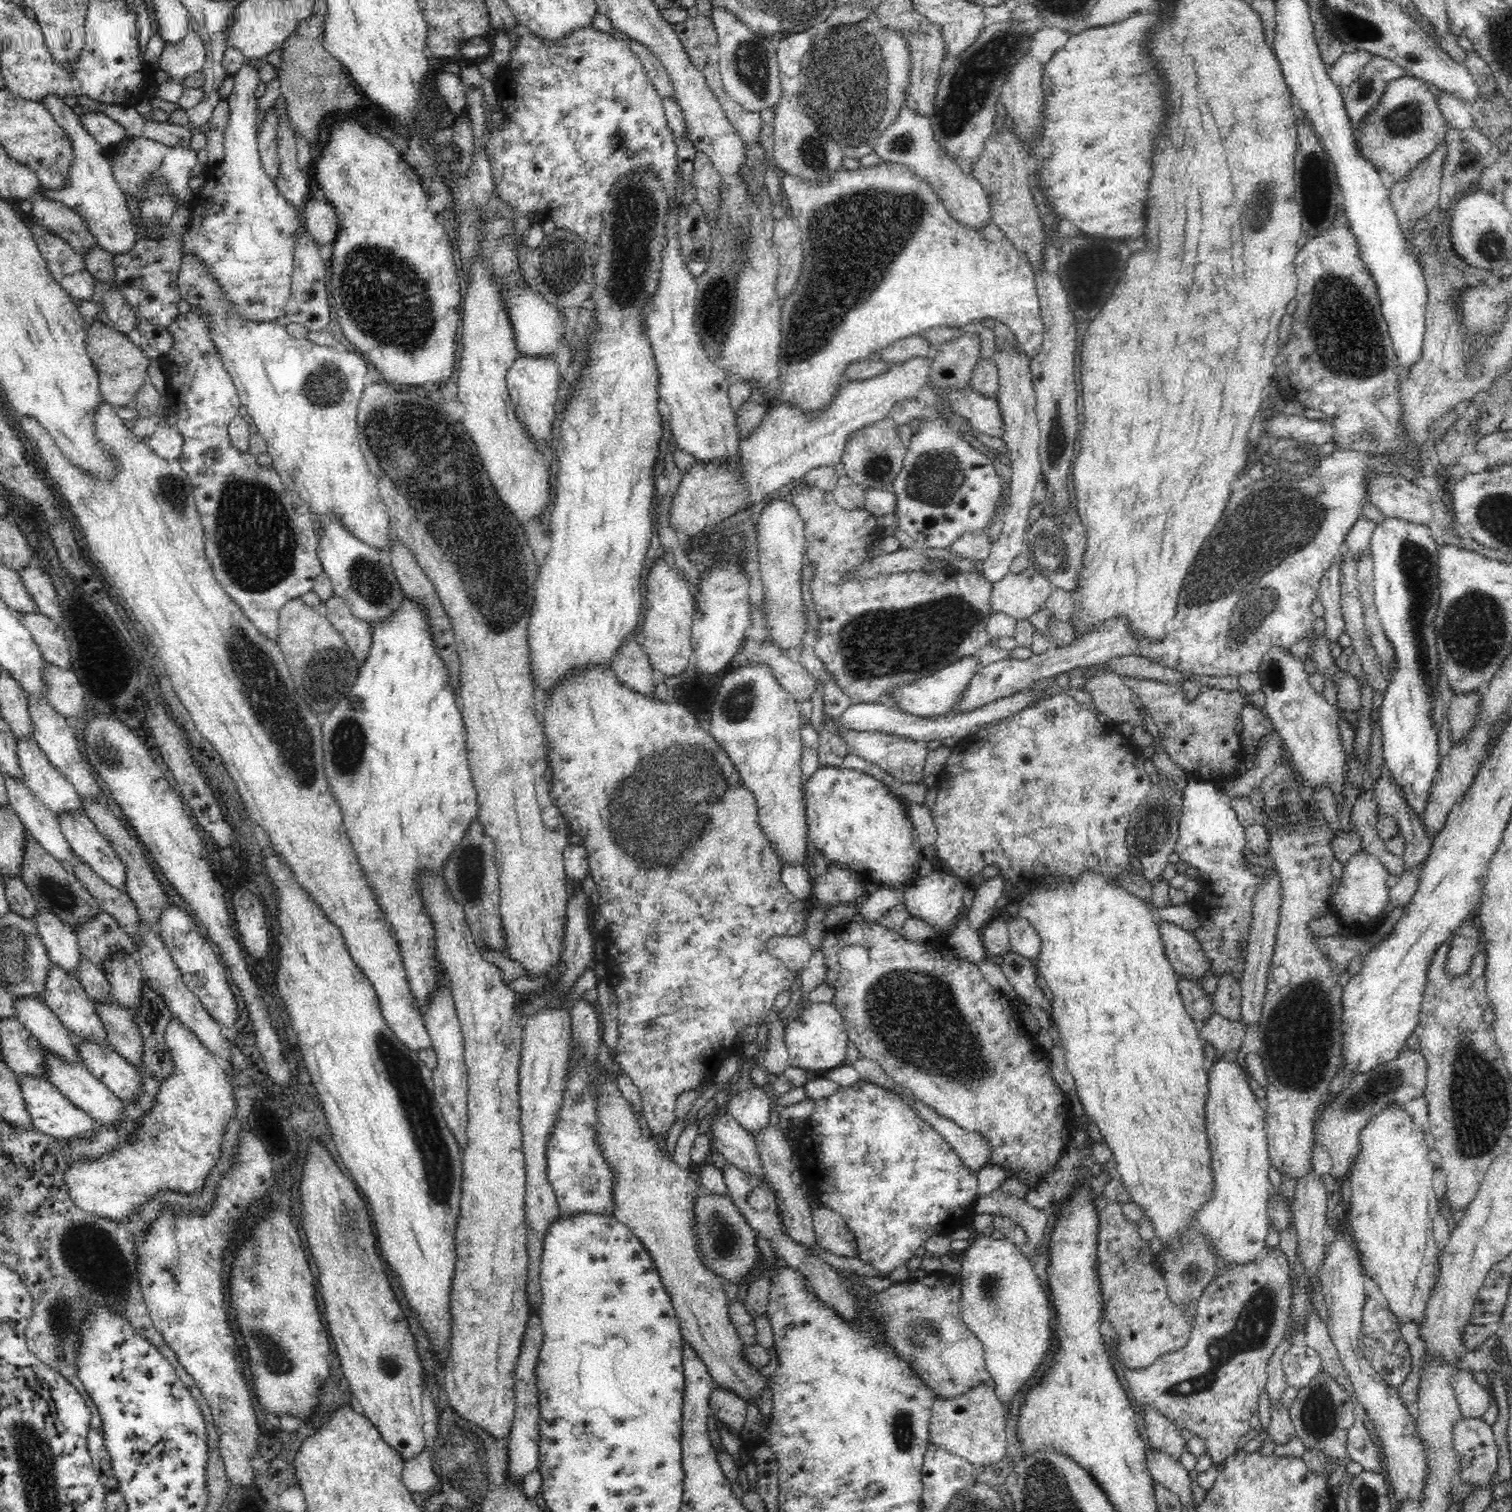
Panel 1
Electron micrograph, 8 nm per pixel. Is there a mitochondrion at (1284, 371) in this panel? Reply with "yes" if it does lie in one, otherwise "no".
no

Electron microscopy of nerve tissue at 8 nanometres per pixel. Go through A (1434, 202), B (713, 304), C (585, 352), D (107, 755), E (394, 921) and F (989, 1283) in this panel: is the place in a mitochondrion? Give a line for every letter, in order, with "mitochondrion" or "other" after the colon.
A: other
B: mitochondrion
C: other
D: mitochondrion
E: other
F: mitochondrion

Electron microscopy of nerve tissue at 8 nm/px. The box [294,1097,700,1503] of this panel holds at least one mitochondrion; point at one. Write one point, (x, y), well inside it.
(389, 1366)

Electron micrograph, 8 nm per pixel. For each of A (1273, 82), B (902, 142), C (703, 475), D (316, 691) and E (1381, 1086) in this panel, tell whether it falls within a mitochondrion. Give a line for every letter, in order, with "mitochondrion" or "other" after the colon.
A: other
B: mitochondrion
C: other
D: mitochondrion
E: mitochondrion

